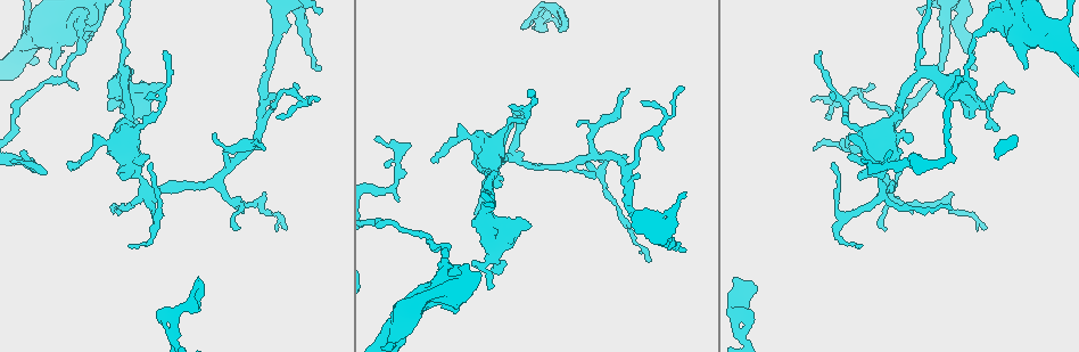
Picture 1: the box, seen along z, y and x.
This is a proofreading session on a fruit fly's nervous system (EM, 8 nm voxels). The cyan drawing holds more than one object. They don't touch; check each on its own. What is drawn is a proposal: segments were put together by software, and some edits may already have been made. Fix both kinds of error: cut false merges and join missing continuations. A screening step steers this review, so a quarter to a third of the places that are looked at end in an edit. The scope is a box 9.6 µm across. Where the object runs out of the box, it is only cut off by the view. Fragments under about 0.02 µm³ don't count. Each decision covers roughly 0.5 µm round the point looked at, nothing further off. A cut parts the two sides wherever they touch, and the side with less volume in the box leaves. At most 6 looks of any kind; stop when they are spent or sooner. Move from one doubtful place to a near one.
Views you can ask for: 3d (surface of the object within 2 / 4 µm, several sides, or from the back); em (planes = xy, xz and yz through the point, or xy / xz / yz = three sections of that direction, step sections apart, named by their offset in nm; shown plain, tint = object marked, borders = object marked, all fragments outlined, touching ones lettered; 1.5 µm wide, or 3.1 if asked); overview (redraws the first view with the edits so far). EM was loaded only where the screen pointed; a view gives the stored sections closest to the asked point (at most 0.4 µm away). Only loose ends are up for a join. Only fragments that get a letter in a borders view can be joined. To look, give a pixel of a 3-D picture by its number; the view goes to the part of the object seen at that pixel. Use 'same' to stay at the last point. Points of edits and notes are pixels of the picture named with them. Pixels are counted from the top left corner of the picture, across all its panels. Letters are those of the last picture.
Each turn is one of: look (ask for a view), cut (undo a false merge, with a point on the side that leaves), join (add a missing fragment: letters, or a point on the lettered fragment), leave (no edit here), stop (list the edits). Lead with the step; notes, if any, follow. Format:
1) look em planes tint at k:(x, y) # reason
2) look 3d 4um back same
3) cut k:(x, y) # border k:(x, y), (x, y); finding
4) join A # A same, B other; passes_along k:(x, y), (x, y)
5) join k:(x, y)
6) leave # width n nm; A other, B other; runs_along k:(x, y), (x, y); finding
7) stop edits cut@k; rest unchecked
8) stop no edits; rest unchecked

look 3d 4um at 1:(812, 101) # tapers out

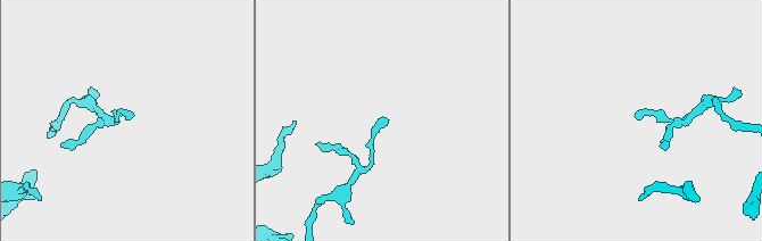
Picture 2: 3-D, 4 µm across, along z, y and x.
look em yz step 4 borders at 2:(130, 117) # need the tissue

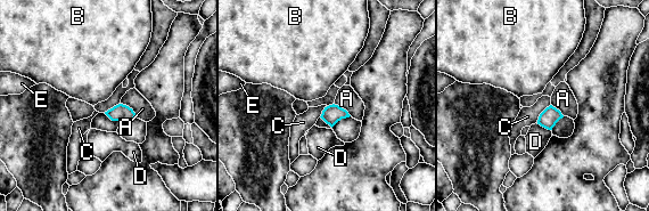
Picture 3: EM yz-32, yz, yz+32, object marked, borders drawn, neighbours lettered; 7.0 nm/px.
leave # A other, B other, C other, D other, E other; none of them fits

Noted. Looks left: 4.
look 3d 2um at 1:(684, 198) # free end

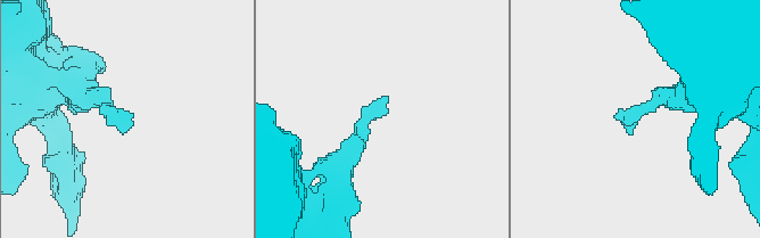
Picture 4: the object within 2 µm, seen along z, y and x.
look em planes plain at 4:(631, 121)

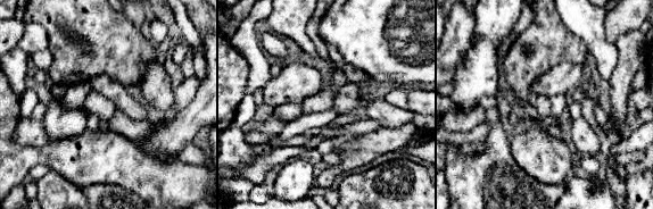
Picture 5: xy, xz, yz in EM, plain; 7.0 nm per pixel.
look em planes borders same # see the neighbours

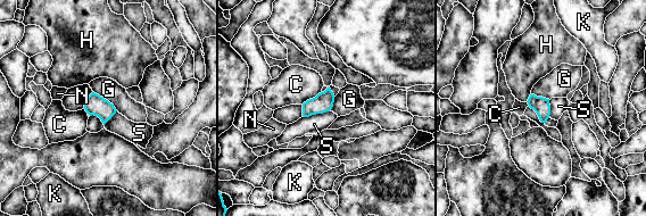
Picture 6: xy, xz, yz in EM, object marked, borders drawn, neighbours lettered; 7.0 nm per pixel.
leave # longest_contact G 220 nm; C other, G other, H other, K other, N other, S other; border 6:(329, 110), (322, 114), (303, 116); none of them fits

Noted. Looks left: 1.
stop no edits; rest unchecked

